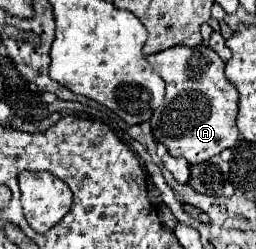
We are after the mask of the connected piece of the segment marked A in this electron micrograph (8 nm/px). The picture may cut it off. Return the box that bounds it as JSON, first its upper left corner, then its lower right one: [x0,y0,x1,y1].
[146,45,240,165]

